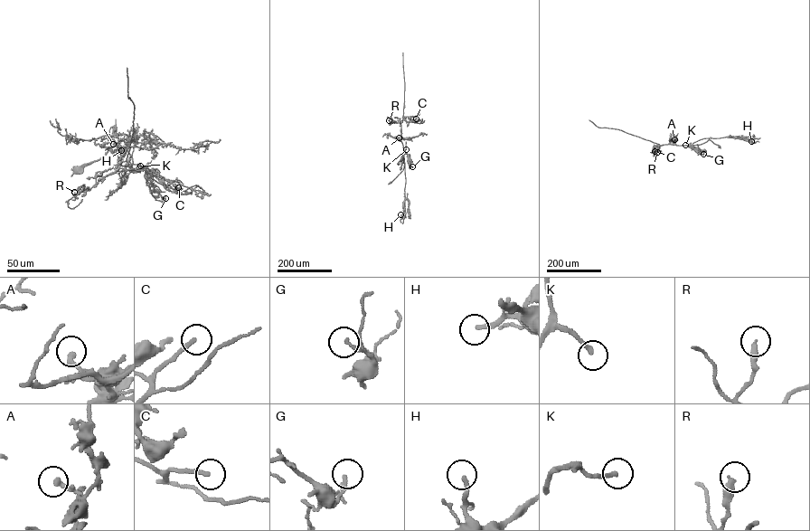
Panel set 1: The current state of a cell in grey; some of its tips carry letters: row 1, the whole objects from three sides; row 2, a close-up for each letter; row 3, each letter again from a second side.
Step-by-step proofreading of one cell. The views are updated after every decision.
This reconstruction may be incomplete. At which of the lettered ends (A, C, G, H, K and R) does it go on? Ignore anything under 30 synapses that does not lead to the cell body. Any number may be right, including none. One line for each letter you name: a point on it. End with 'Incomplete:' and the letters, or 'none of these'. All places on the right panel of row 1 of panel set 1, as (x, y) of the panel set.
A: Place: (674, 139)
H: Place: (751, 141)
K: Place: (685, 145)
Incomplete: A, H, K

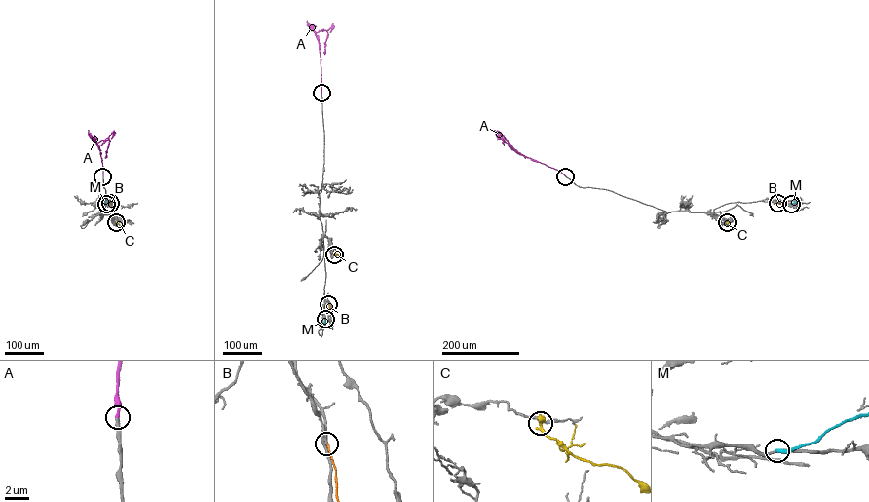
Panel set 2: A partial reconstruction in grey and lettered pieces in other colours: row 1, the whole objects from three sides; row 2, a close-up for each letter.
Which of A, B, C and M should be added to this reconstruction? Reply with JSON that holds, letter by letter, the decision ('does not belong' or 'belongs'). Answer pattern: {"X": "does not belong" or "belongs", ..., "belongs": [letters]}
{"A": "belongs", "B": "does not belong", "C": "belongs", "M": "does not belong", "belongs": ["A", "C"]}

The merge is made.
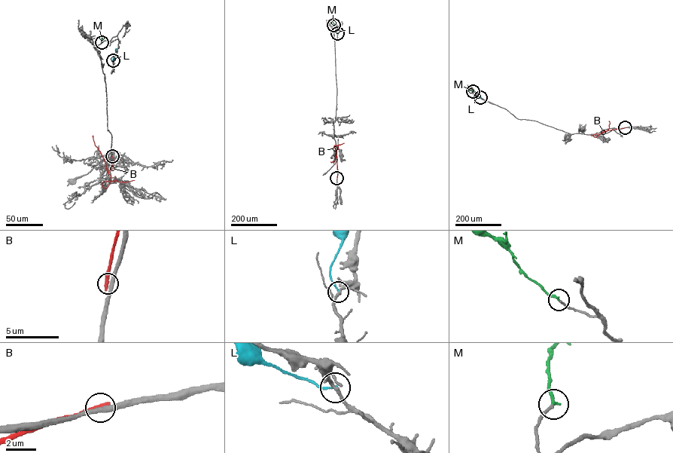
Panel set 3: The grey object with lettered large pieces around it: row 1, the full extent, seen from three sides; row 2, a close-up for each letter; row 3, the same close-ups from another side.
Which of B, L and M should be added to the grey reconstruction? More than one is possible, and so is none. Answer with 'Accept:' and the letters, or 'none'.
Accept: M

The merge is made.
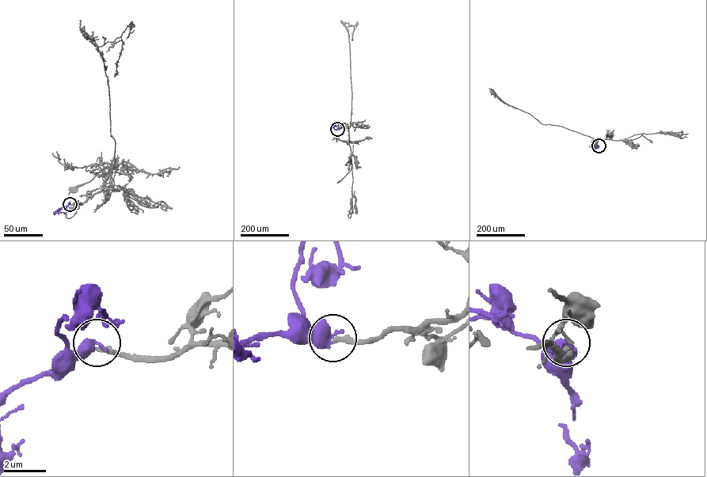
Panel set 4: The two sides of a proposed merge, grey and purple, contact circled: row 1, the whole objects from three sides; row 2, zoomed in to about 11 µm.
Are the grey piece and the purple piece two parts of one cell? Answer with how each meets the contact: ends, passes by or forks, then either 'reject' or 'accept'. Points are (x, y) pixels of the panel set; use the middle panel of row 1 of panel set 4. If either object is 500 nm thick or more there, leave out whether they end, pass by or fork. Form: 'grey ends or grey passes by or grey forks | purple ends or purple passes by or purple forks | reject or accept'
accept

